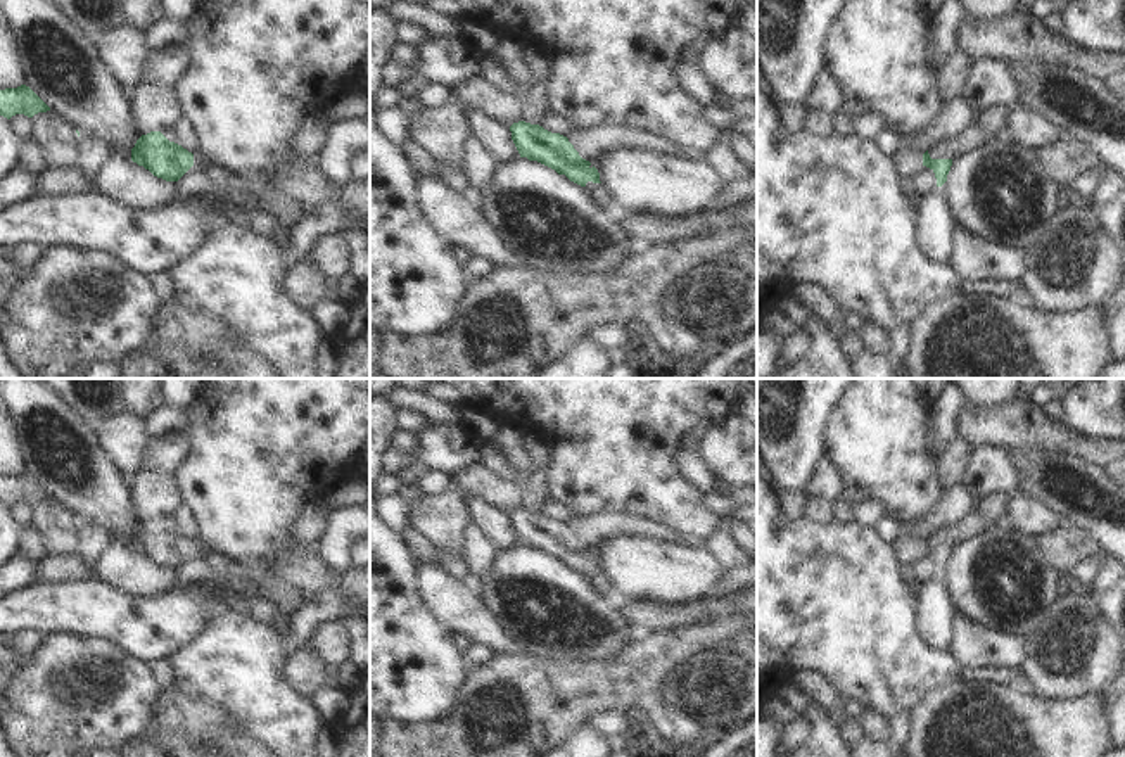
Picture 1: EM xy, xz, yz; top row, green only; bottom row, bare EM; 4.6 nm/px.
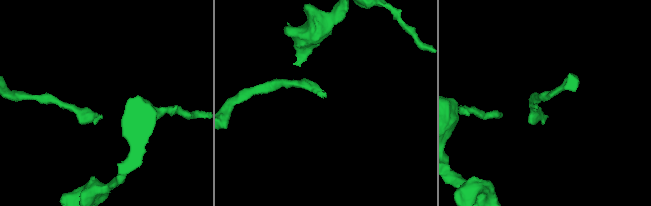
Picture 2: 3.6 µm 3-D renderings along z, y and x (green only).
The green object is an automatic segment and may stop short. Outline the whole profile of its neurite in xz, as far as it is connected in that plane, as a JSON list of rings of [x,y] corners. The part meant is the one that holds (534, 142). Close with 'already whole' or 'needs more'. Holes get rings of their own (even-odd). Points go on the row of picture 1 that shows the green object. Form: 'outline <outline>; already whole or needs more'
outline [[[518,121],[510,126],[510,131],[520,157],[537,161],[581,187],[588,181],[601,183],[593,164],[607,150],[627,149],[662,156],[683,152],[674,142],[648,130],[610,123],[560,135],[539,124]]]; needs more

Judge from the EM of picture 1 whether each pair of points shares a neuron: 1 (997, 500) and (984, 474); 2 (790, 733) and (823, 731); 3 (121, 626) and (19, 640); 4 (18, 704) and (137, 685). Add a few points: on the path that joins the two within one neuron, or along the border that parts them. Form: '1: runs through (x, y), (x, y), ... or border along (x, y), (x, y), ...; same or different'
1: border along (1010, 495), (989, 491), (977, 498); different
2: border along (800, 707), (813, 719), (813, 730), (806, 738); different
3: border along (18, 629), (25, 626), (35, 628), (42, 635); different
4: runs through (47, 704), (108, 697); same

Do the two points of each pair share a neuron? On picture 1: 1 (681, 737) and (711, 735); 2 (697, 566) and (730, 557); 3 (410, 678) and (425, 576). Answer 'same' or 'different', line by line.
1: different
2: different
3: different

